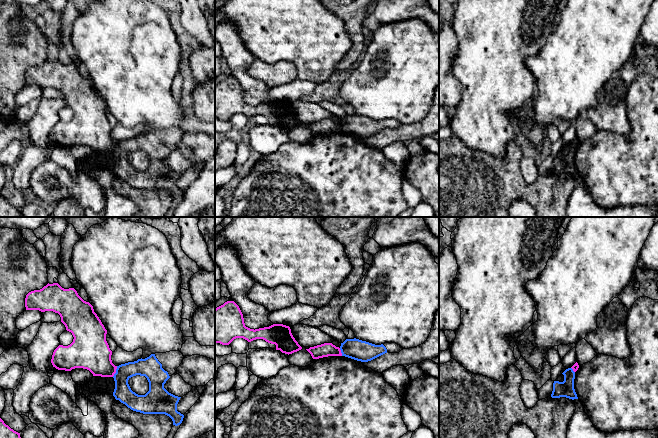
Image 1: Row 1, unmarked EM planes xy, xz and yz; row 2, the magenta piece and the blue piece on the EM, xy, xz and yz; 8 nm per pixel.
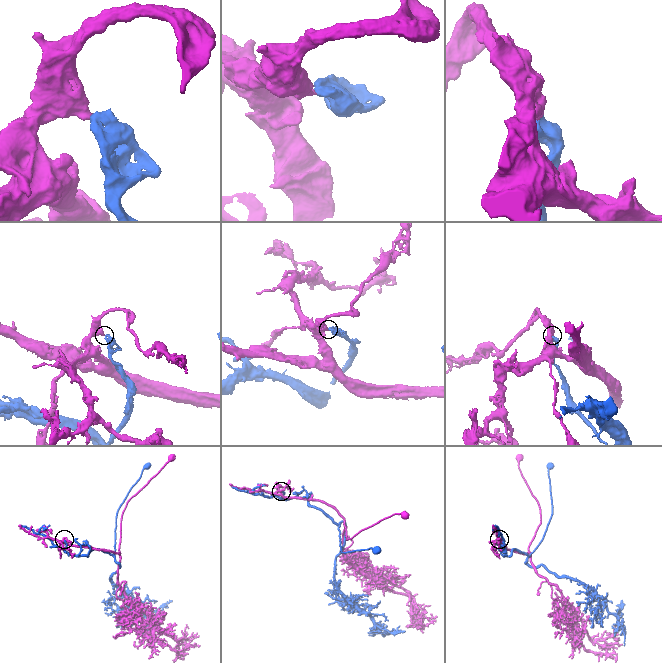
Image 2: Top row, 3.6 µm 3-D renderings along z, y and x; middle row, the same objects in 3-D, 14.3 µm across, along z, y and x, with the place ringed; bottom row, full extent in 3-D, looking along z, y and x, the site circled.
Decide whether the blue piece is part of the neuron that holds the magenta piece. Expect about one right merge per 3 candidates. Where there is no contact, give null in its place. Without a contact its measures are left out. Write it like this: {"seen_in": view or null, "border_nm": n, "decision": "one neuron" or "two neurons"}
{"seen_in": "xy", "border_nm": 100, "decision": "two neurons"}

